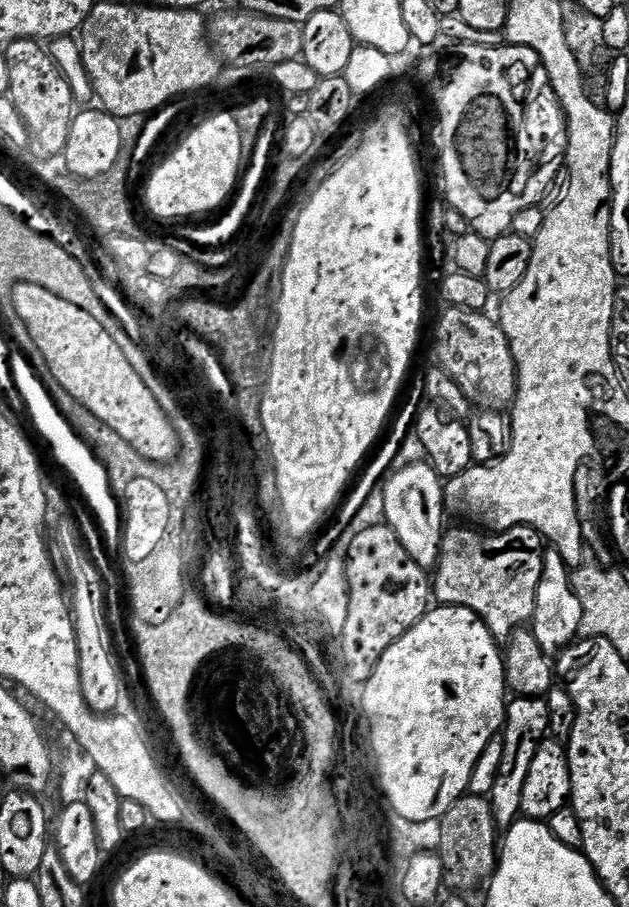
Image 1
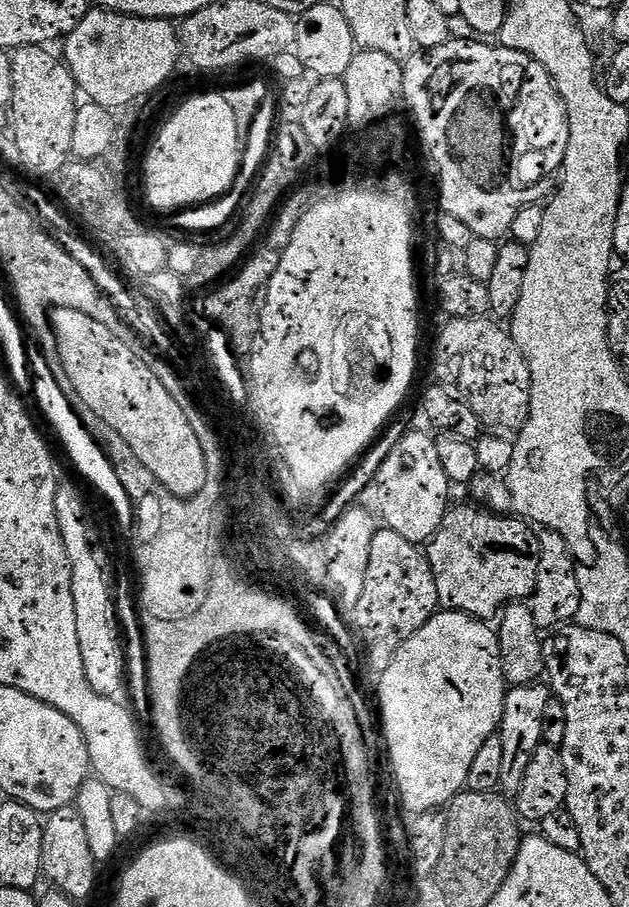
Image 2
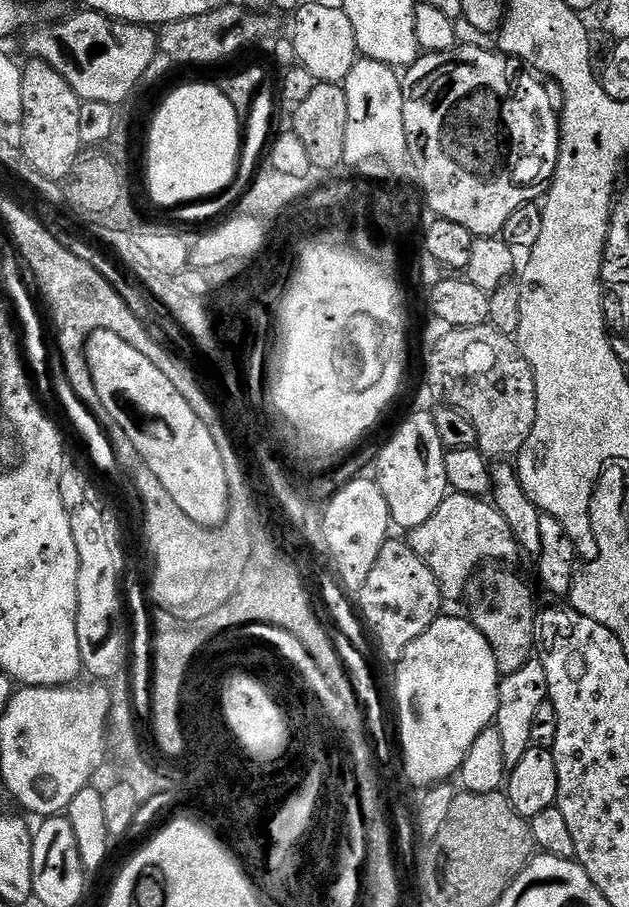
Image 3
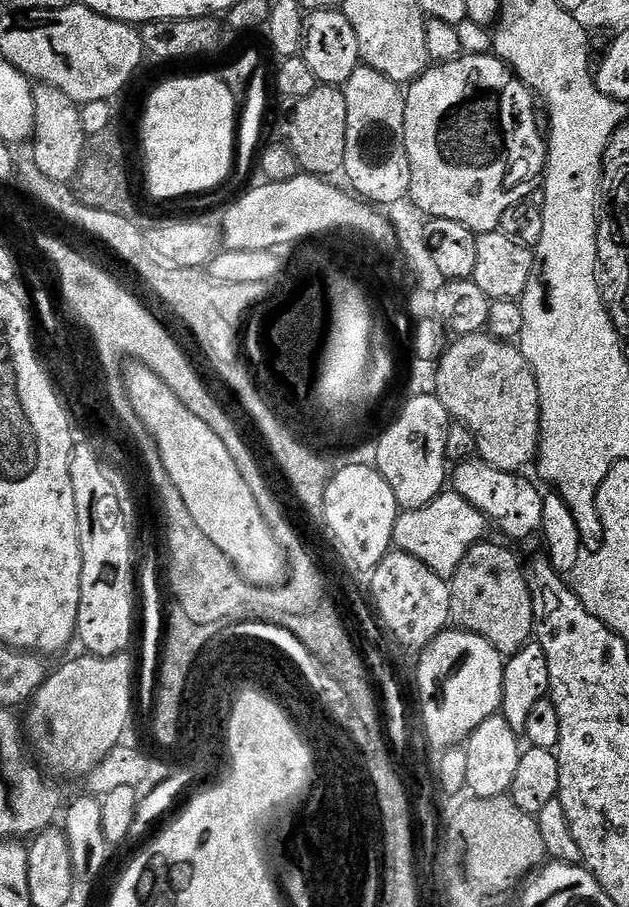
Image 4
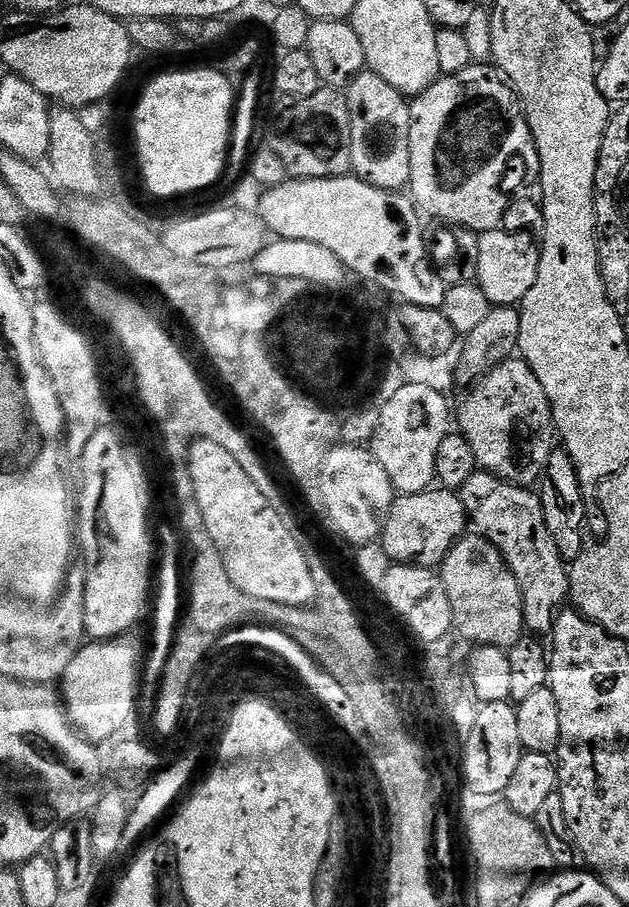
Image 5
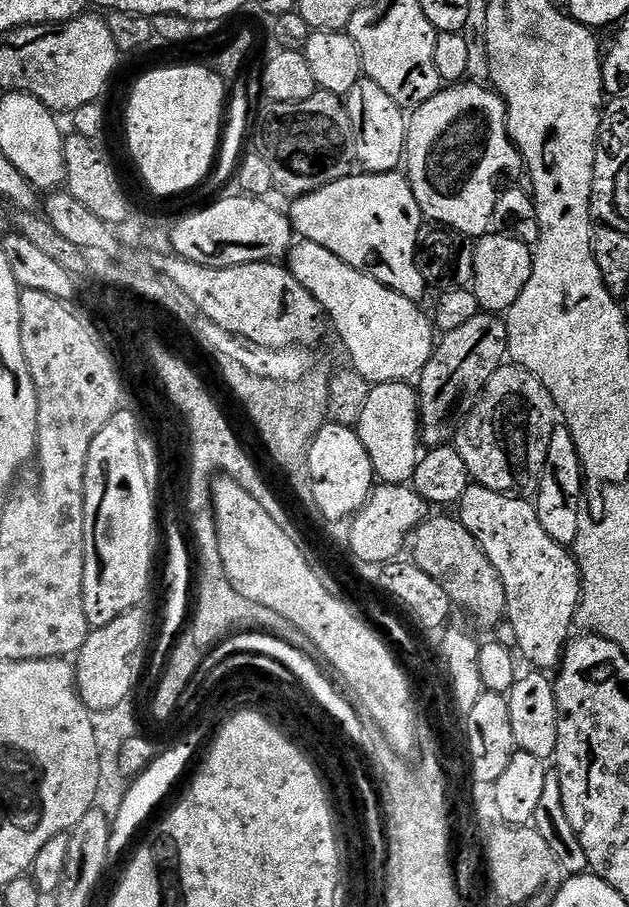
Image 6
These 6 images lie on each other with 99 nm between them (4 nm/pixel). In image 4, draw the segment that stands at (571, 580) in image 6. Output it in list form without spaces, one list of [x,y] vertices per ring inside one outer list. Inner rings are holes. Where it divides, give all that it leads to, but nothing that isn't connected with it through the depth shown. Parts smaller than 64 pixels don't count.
[[[479,458],[461,460],[451,469],[450,488],[466,498],[470,506],[474,506],[495,527],[497,524],[512,540],[528,540],[540,532],[544,496],[524,474],[498,470]]]

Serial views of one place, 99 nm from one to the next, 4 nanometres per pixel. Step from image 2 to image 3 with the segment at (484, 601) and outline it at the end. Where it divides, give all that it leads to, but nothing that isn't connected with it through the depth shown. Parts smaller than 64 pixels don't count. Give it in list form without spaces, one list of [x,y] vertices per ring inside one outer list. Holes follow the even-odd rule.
[[[452,492],[442,506],[432,509],[430,518],[420,521],[420,525],[407,533],[406,543],[430,566],[430,574],[440,587],[440,595],[445,601],[456,600],[468,591],[472,576],[485,562],[512,562],[521,555],[510,522],[502,518],[495,504],[479,496],[467,496]]]

